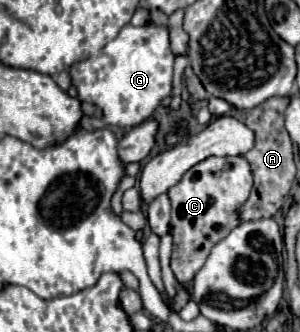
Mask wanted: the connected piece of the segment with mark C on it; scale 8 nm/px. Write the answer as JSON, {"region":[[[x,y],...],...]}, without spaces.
{"region":[[[224,156],[224,158],[208,158],[200,164],[196,164],[194,168],[190,168],[184,178],[172,186],[168,190],[168,196],[170,196],[170,202],[172,202],[172,220],[170,220],[170,232],[174,236],[174,244],[172,244],[172,270],[174,270],[174,276],[180,284],[186,284],[190,282],[196,272],[202,268],[202,264],[206,262],[212,246],[222,240],[224,236],[228,236],[238,224],[238,206],[248,198],[250,194],[250,188],[252,188],[252,172],[250,172],[250,166],[248,162],[242,158],[242,156]]]}

